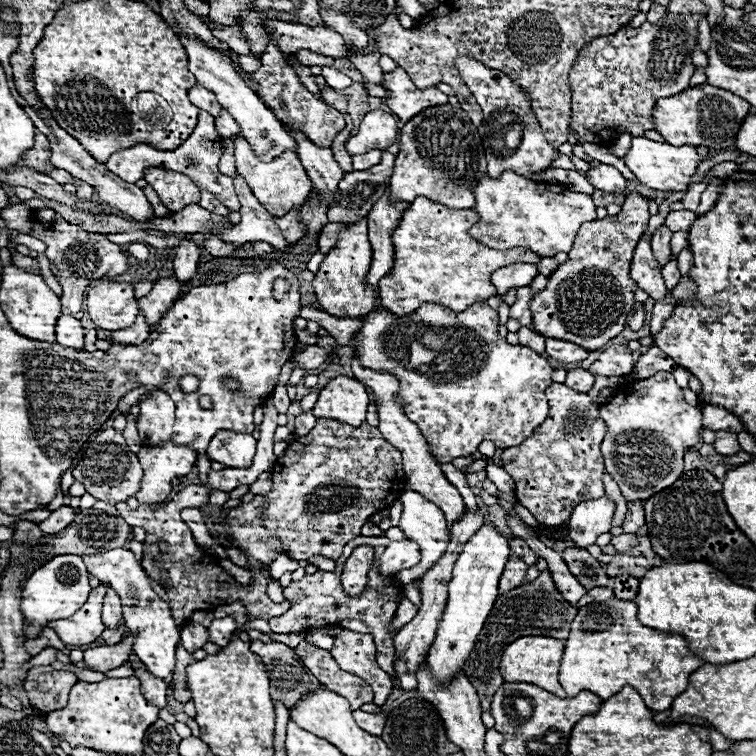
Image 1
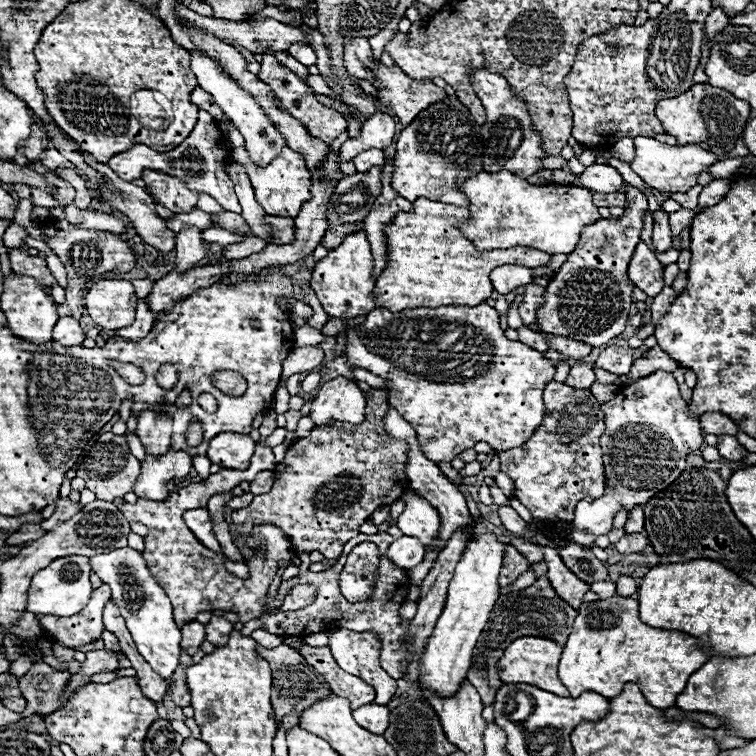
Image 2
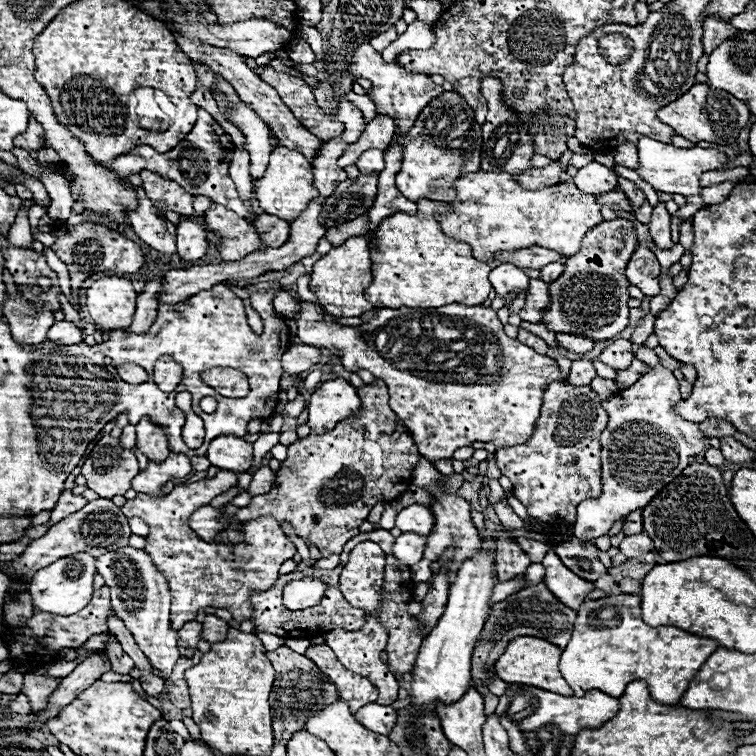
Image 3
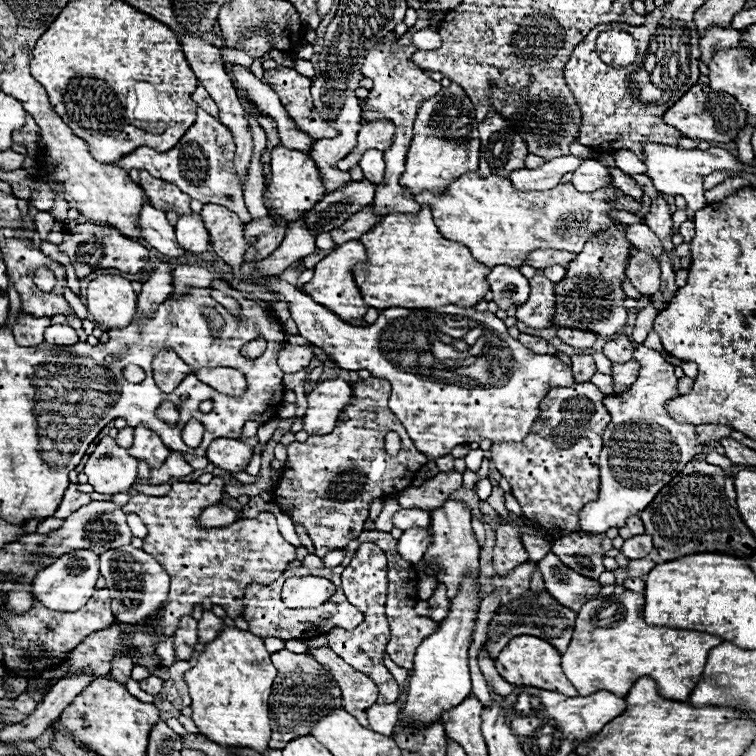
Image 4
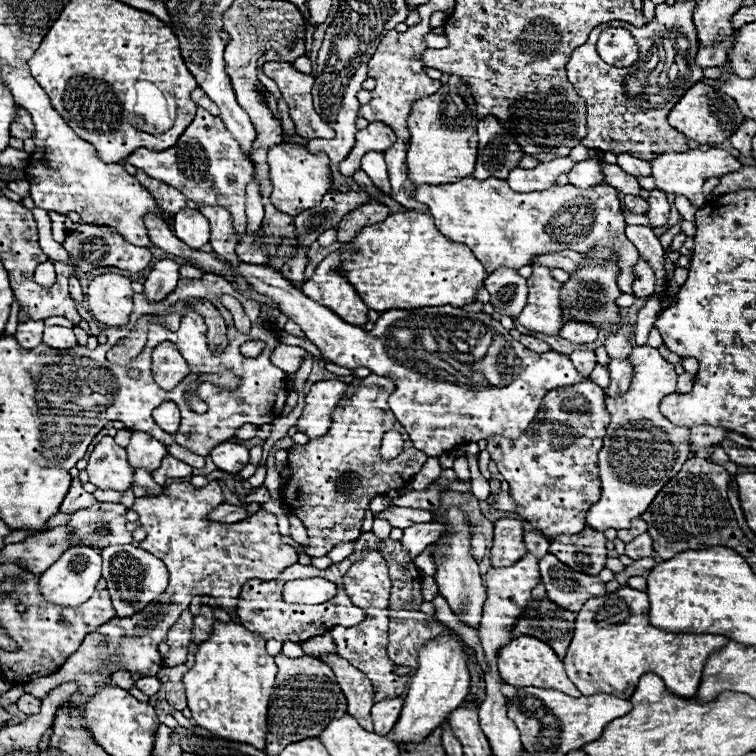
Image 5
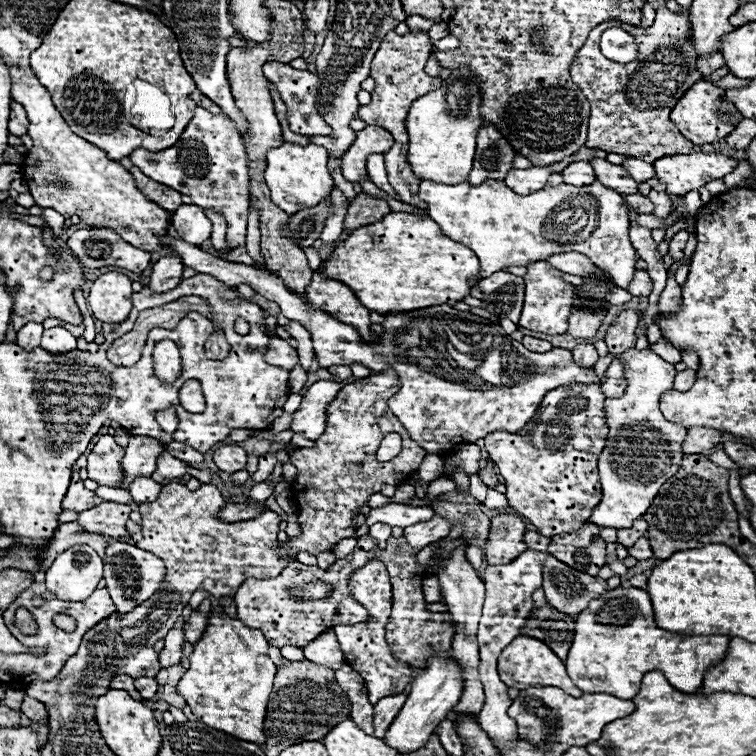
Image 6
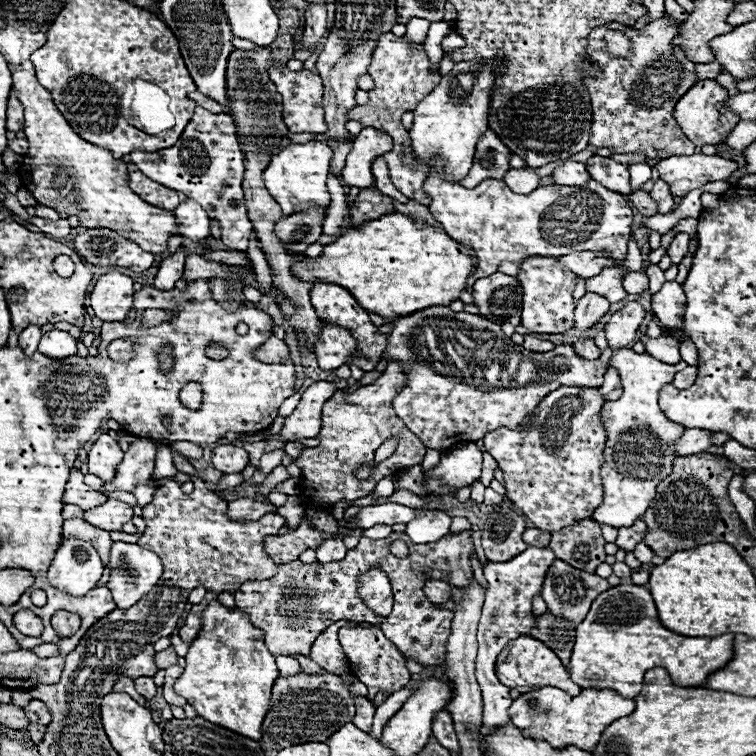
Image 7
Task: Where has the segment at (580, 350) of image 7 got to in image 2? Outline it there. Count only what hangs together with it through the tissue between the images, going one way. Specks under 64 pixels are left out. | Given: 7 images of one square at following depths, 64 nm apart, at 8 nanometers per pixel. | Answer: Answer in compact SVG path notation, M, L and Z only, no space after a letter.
M574 364L570 368L570 374L566 378L566 384L568 386L576 386L580 390L590 390L590 386L594 384L594 372L592 372L592 366L590 364Z

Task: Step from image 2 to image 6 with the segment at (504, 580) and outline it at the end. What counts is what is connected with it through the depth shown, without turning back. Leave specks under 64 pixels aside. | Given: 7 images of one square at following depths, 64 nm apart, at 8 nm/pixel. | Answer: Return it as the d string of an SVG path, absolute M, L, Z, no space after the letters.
M498 514L492 518L488 542L484 546L488 564L504 564L512 562L516 554L526 550L524 544L526 524L516 514Z

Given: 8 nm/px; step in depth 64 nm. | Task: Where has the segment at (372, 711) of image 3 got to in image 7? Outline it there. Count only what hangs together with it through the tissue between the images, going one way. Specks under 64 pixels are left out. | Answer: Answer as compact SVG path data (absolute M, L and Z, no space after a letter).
M398 690L394 694L390 694L380 706L376 706L376 714L374 714L374 726L372 726L372 736L380 738L382 728L386 726L386 722L400 710L400 706L406 702L406 698L412 694L412 690Z

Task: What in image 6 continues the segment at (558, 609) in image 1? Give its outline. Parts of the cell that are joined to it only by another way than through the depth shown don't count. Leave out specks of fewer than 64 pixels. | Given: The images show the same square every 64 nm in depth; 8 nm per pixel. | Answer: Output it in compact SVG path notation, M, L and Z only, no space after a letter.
M552 606L532 608L522 634L544 640L562 660L566 660L574 634L574 618L554 610Z

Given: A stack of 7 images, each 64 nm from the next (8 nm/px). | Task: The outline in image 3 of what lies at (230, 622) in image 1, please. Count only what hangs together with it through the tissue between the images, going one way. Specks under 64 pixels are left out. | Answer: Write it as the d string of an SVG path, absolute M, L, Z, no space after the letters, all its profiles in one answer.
M208 614L204 620L204 630L202 630L202 638L208 642L220 642L224 640L224 636L228 634L228 622L224 622L222 618Z

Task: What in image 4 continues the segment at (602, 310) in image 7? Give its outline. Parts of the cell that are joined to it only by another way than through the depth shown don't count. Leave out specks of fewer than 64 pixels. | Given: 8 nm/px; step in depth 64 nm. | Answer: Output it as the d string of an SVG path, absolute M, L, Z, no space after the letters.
M558 330L558 338L576 350L592 348L596 342L596 334L584 334L582 330Z

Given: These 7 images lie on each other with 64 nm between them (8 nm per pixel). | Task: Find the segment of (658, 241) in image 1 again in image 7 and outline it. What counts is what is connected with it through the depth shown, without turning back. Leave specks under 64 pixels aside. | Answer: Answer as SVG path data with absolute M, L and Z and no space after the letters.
M658 180L658 182L654 184L654 188L650 190L650 196L652 196L652 198L656 200L656 204L658 204L658 214L668 214L670 210L674 210L674 198L672 198L666 182Z

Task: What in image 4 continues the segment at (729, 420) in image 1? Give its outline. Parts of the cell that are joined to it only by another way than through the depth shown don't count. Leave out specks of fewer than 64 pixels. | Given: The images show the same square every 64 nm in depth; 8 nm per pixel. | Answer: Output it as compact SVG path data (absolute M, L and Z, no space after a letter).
M700 424L696 426L696 436L700 438L700 442L716 442L722 438L728 438L732 434L732 428L724 426L724 424Z

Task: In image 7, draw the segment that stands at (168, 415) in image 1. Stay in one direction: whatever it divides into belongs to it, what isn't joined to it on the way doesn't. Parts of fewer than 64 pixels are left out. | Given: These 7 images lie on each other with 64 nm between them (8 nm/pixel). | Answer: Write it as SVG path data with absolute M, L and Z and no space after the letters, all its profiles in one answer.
M134 438L128 452L124 454L124 460L118 466L116 478L112 482L106 482L104 488L132 492L138 482L148 482L152 478L156 450L158 450L158 444L154 440Z

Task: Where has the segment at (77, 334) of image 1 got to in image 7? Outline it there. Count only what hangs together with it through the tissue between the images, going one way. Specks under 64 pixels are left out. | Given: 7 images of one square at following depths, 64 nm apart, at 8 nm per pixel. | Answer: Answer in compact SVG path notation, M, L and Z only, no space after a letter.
M54 328L42 334L38 350L50 358L66 358L66 354L76 354L76 340L68 332Z

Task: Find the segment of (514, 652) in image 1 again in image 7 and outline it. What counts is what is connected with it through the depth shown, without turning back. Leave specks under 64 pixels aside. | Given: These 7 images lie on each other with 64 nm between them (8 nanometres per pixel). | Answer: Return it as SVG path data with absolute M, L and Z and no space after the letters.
M520 636L520 638L508 642L508 646L500 652L500 658L496 662L496 674L498 674L500 682L504 682L504 686L508 686L508 688L530 690L534 686L556 686L568 694L582 692L582 688L570 680L568 670L560 662L560 658L546 644L542 644L540 640L536 640L532 636Z

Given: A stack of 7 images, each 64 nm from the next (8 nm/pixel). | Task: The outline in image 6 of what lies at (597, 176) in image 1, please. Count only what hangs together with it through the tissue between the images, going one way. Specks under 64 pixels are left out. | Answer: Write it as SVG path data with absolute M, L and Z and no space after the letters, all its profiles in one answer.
M588 160L568 164L562 170L562 176L564 176L564 182L572 184L572 186L588 186L588 184L592 184L596 180L594 168L592 168L592 164Z

